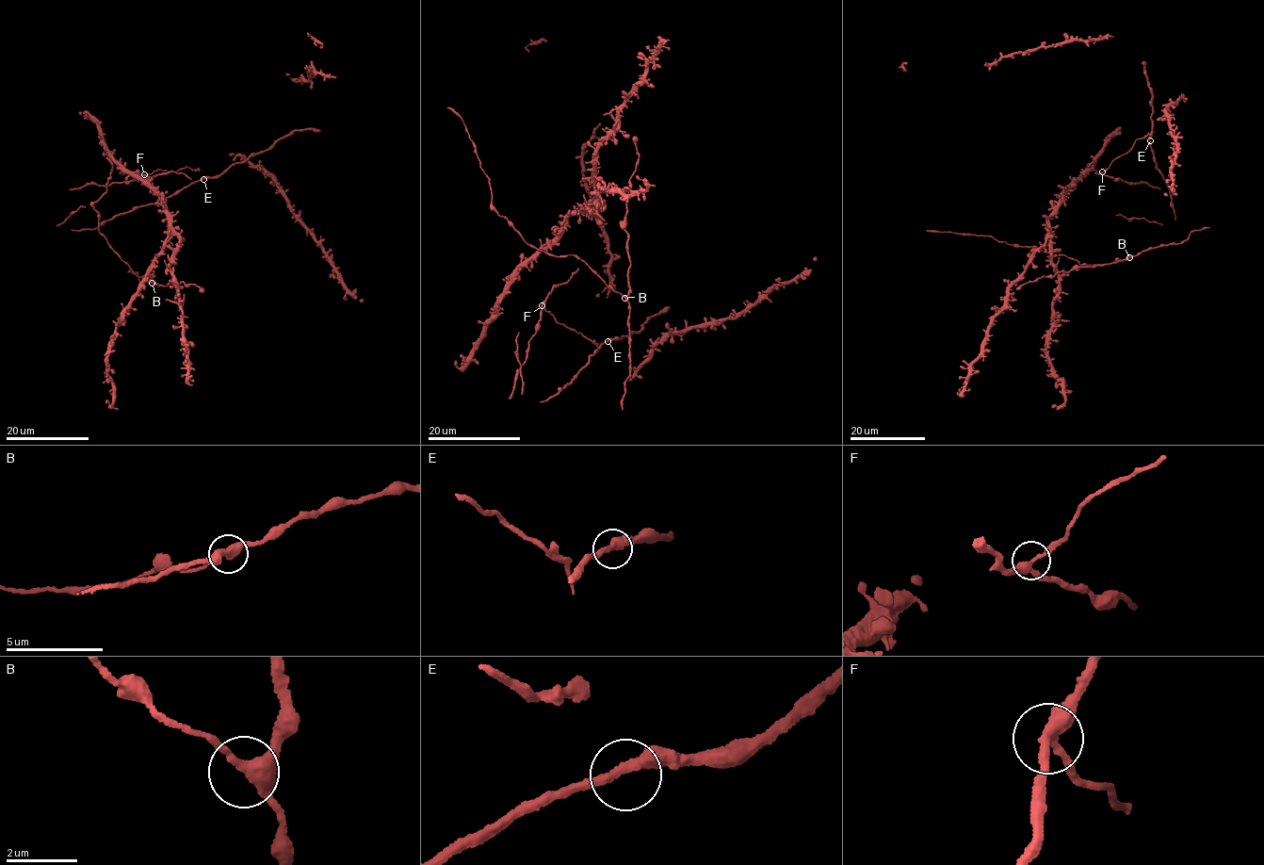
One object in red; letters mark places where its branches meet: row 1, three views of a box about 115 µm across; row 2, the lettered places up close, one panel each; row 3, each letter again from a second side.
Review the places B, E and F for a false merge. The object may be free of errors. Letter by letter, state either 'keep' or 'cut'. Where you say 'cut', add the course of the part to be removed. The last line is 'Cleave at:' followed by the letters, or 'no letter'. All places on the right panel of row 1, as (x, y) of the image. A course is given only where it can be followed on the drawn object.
B: keep
E: keep
F: cut | (1102, 171), (1130, 150), (1138, 138), (1155, 131)
Cleave at: F

